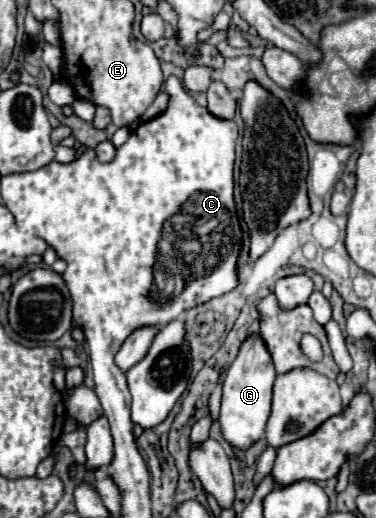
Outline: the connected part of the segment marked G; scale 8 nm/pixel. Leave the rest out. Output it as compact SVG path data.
M259 334L249 336L233 360L233 364L227 370L227 378L223 382L223 400L221 400L221 414L219 414L219 426L223 438L229 442L235 450L247 450L251 444L255 444L263 432L271 410L271 388L275 380L275 368L271 364L271 356L267 356L267 348L263 348L263 340L259 340Z

